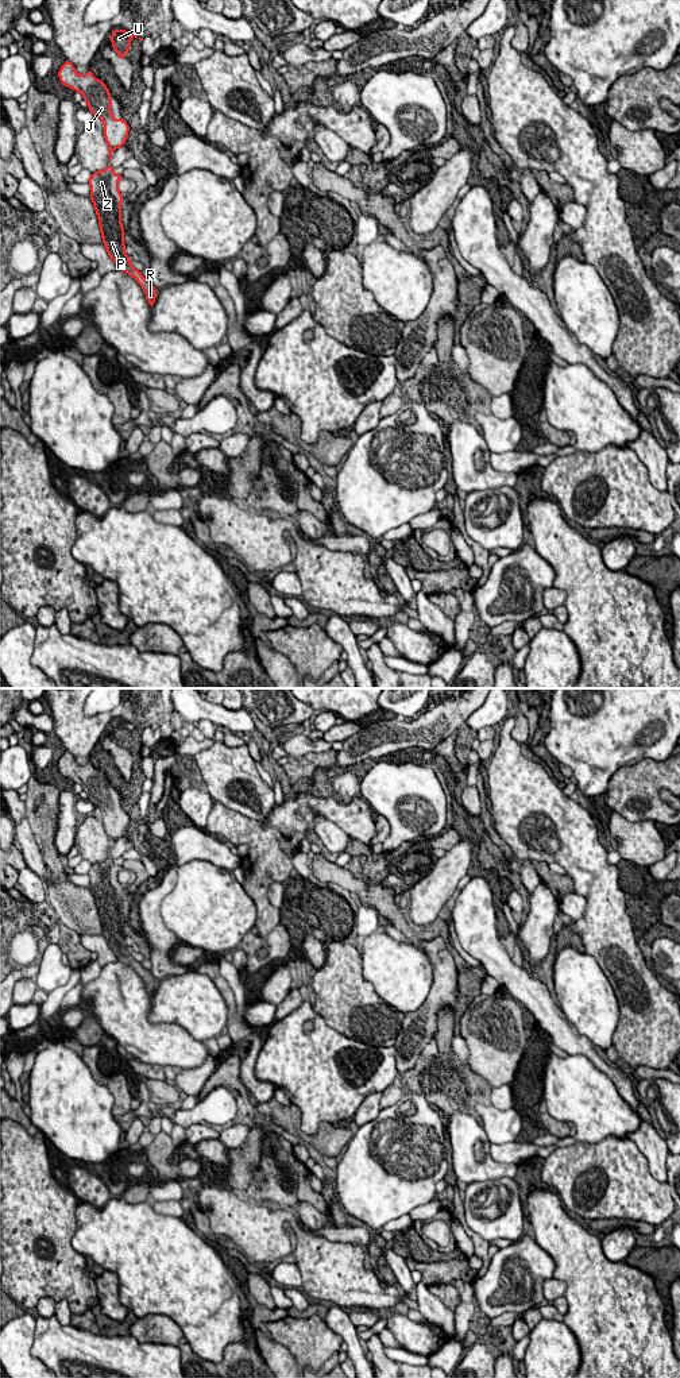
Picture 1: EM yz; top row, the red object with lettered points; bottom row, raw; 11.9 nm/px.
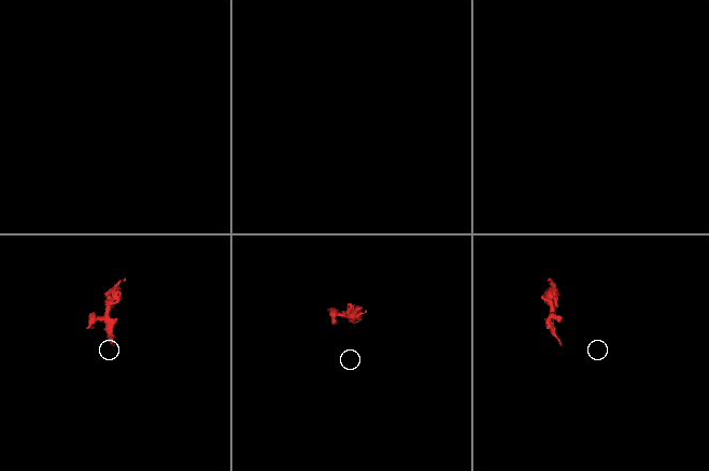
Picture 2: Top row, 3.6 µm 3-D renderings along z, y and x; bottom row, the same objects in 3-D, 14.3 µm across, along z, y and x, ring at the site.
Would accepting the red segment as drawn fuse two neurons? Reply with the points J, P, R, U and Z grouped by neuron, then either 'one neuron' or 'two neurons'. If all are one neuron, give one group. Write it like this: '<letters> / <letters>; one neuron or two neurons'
J P R U Z; one neuron

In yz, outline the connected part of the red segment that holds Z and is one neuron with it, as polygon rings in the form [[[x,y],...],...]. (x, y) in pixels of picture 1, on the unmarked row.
[[[109,854],[104,861],[92,864],[88,876],[90,877],[90,891],[93,893],[103,935],[107,939],[108,947],[115,953],[116,960],[134,968],[142,977],[147,993],[152,997],[157,991],[157,980],[151,972],[142,966],[131,956],[131,949],[125,943],[124,918],[121,914],[121,893],[123,885],[119,883],[119,872],[123,868],[113,862]]]

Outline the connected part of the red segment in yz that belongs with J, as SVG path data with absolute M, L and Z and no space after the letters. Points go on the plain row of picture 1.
M65 752L58 761L58 769L63 777L80 783L88 795L88 800L98 807L104 817L104 830L108 837L109 853L115 839L125 835L130 817L124 810L115 810L111 803L112 790L107 776L93 767L89 761L85 765L78 765L70 752Z

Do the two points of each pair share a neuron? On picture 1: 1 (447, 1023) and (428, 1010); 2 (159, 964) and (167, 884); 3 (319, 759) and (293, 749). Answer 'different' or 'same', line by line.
1: different
2: same
3: different

